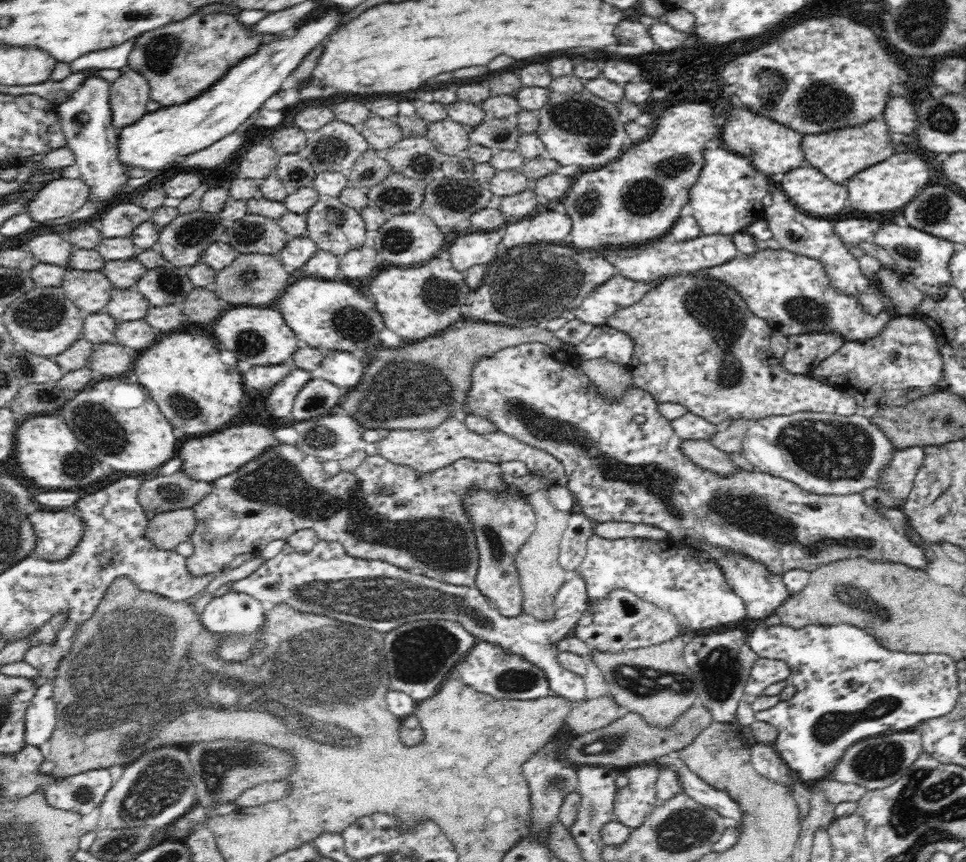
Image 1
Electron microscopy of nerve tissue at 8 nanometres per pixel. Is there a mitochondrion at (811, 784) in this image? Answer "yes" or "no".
no

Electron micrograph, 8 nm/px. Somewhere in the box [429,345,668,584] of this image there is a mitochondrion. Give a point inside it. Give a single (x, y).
(488, 536)

